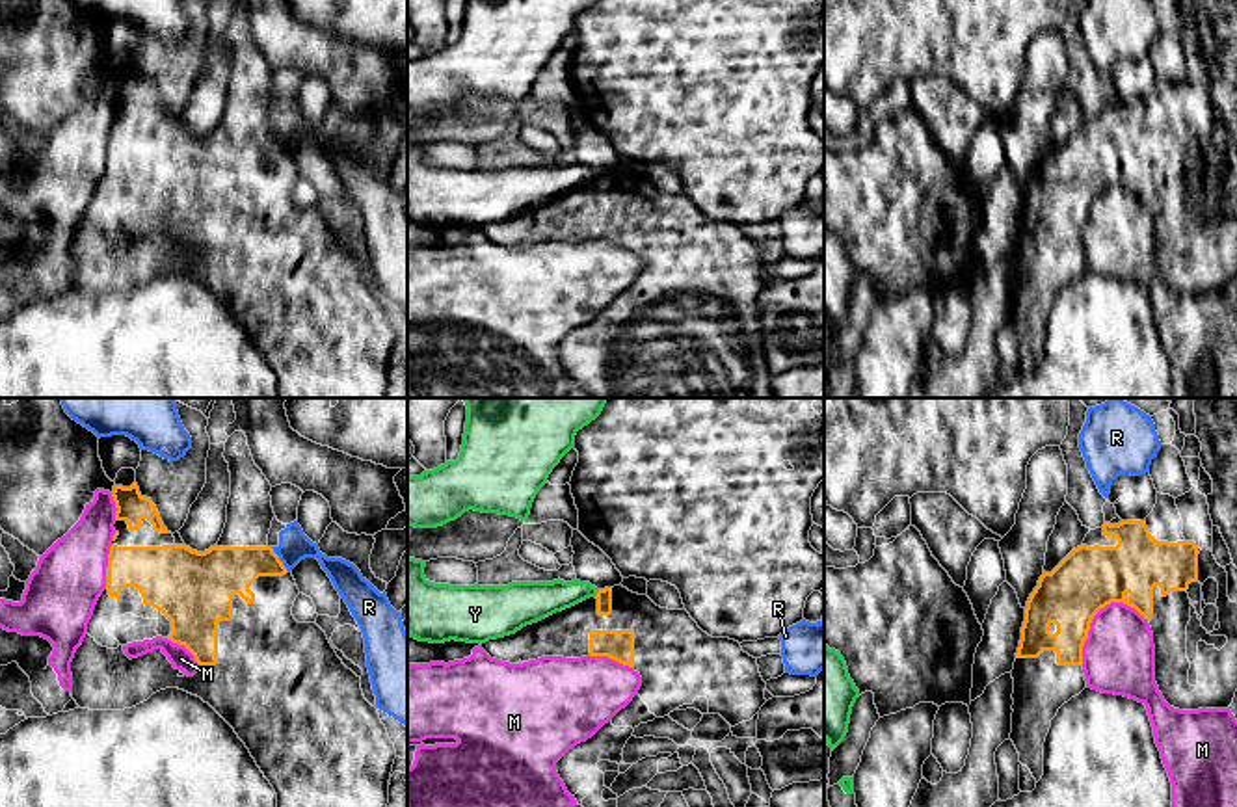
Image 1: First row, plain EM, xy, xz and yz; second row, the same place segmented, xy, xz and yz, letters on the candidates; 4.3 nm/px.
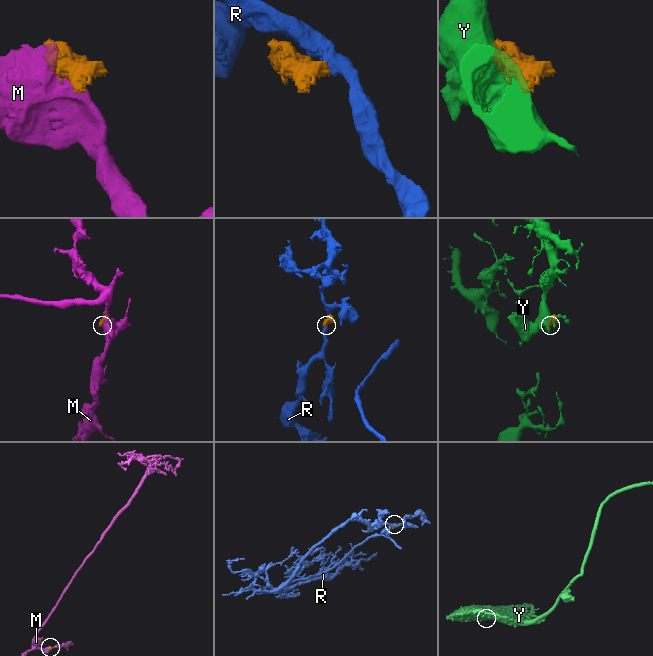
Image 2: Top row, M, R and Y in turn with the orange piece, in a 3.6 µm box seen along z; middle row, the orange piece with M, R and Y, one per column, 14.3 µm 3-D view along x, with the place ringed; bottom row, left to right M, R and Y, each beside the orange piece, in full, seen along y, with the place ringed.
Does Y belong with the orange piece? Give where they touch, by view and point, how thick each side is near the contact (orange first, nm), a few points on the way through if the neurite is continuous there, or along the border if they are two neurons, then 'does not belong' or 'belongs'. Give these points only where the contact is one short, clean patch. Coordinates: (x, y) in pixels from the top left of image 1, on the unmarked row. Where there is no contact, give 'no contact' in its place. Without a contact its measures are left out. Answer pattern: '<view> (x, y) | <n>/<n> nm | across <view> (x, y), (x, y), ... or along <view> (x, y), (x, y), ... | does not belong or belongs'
xz (598, 177) | 70/160 nm | along xz (599, 173), (594, 179) | does not belong

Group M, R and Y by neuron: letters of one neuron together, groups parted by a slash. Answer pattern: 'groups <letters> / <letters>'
groups M / R / Y

